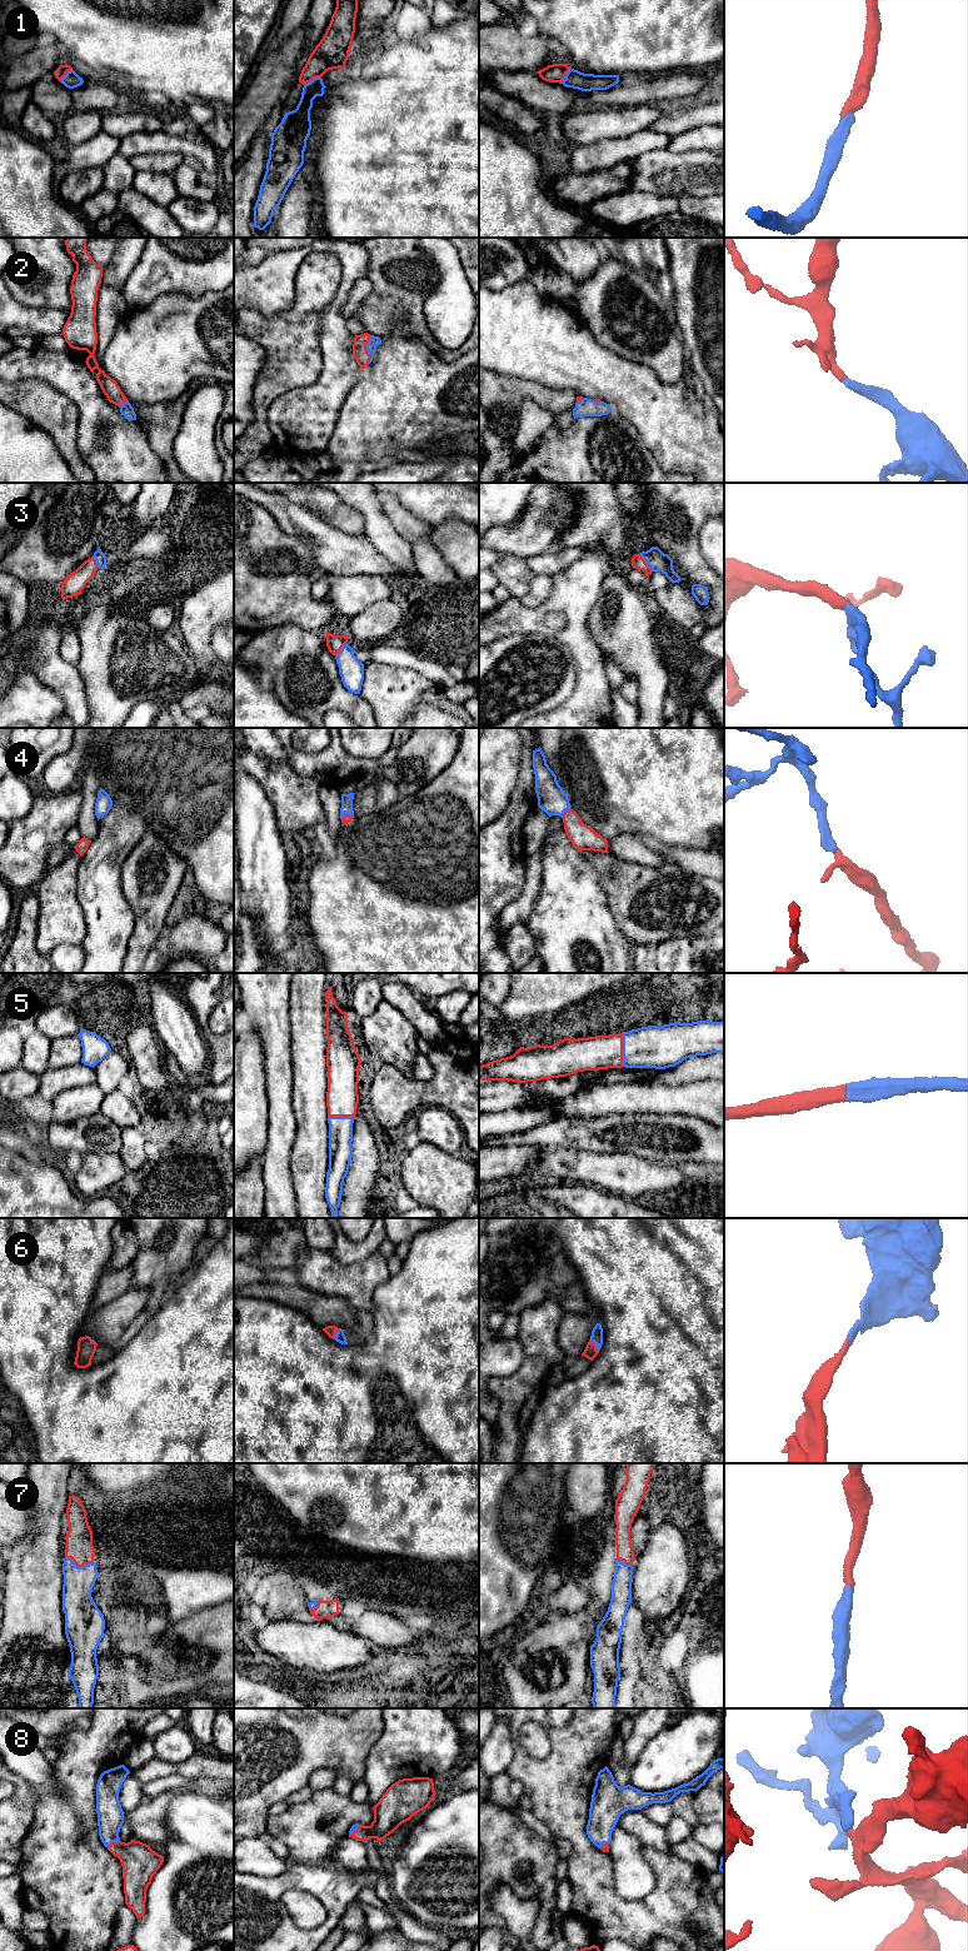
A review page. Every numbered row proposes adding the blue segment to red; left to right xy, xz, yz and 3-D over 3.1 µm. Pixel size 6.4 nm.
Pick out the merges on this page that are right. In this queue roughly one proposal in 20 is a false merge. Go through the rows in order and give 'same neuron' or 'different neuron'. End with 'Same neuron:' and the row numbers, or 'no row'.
1: same neuron
2: same neuron
3: same neuron
4: same neuron
5: same neuron
6: same neuron
7: same neuron
8: same neuron
Same neuron: 1, 2, 3, 4, 5, 6, 7, 8

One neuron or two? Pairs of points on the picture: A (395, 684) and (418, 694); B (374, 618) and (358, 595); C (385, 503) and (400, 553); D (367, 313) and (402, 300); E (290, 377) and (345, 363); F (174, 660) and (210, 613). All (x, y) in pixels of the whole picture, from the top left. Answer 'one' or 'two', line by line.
A: one
B: two
C: two
D: one
E: two
F: two

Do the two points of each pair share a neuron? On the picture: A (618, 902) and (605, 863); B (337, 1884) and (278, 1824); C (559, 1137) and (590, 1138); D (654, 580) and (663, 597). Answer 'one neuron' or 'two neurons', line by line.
A: one neuron
B: two neurons
C: one neuron
D: two neurons

